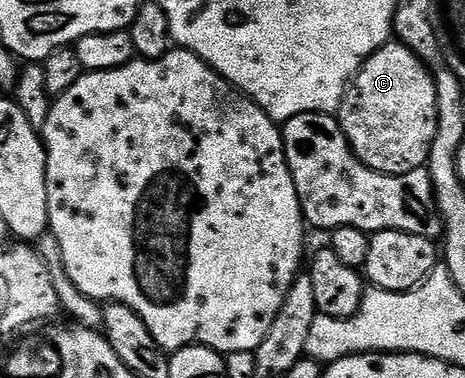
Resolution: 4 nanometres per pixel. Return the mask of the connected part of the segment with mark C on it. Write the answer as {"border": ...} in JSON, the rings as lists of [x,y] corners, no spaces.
{"border":[[[385,43],[358,70],[336,118],[363,165],[385,175],[403,175],[426,167],[438,128],[438,87],[422,59],[403,43]]]}

